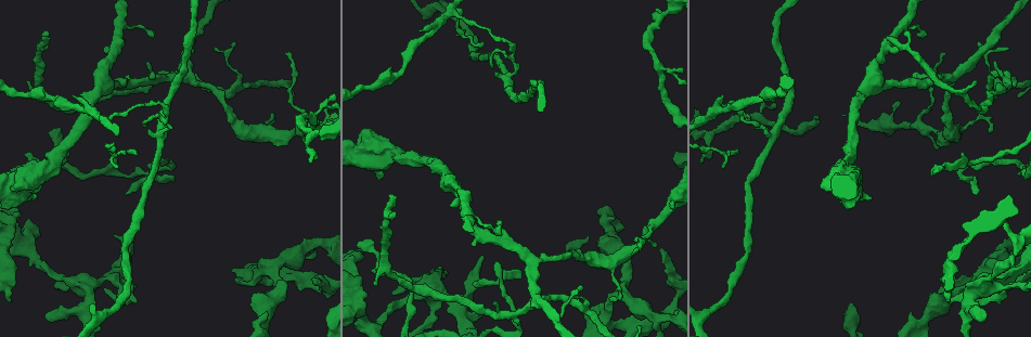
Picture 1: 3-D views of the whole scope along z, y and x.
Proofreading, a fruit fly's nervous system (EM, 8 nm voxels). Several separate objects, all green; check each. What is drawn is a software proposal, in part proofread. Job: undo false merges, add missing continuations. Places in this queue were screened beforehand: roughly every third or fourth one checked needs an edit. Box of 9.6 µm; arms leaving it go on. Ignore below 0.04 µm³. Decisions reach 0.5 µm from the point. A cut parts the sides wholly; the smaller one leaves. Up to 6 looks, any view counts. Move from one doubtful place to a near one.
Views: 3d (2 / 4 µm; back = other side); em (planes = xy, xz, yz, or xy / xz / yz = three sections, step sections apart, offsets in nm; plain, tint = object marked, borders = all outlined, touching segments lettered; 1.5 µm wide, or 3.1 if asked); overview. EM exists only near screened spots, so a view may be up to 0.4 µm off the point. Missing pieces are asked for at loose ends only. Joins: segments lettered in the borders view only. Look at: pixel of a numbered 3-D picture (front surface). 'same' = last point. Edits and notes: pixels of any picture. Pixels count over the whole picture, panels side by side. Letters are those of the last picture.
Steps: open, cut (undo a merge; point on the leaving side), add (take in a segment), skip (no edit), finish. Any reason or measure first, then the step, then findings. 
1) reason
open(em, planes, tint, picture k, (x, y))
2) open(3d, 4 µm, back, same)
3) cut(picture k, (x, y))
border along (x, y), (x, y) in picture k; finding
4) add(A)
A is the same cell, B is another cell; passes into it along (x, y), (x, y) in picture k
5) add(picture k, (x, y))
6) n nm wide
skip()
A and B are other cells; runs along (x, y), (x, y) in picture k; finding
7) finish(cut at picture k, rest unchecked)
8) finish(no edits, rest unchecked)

thick turns thin
open(3d, 4 µm, picture 1, (359, 314))

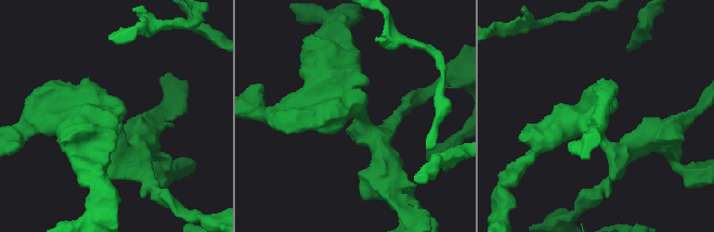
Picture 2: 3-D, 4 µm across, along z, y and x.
shape alone is not enough
open(em, 3.1 µm, planes, borders, picture 2, (352, 111))

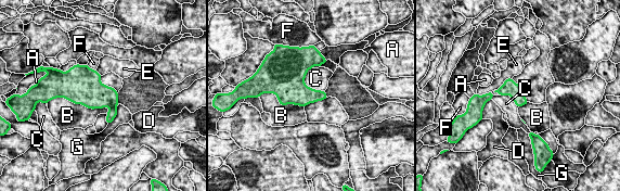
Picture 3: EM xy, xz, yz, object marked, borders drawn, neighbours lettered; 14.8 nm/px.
220 nm wide
cut(picture 3, (100, 96))
A, B, C, D, E, F and G are other cells; border along (114, 106), (110, 109) in picture 3; a second neuron is stuck on

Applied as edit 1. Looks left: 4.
calibre changes
open(3d, 2 µm, picture 2, (430, 88))

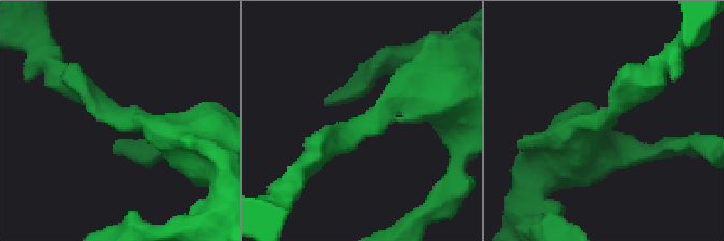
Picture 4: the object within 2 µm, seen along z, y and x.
open(em, planes, borders, picture 4, (356, 128))

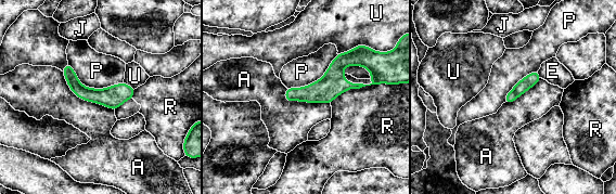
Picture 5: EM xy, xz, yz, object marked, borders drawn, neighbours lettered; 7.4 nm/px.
90 nm wide; A touches over 480 nm
skip()
A, E, J, P, R and U are other cells; all the same neuron

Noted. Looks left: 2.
free end
open(em, planes, tint, picture 1, (474, 283))

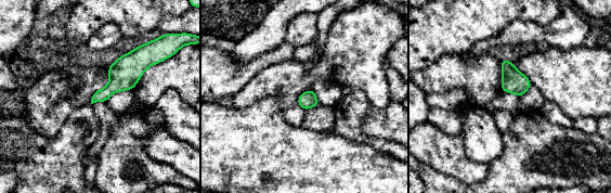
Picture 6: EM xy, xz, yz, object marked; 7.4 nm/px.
open(em, planes, borders, same)

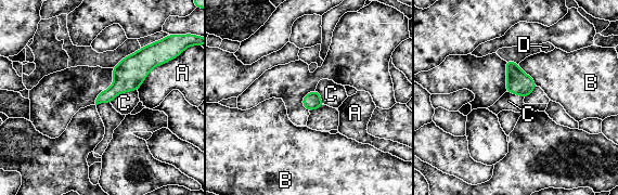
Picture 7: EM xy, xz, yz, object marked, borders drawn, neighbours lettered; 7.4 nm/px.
skip()
A, B, C and D are other cells; border along (137, 89), (120, 92), (110, 102) in picture 7; no lettered segment goes on from it

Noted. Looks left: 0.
finish(cut at picture 3, rest unchecked)

